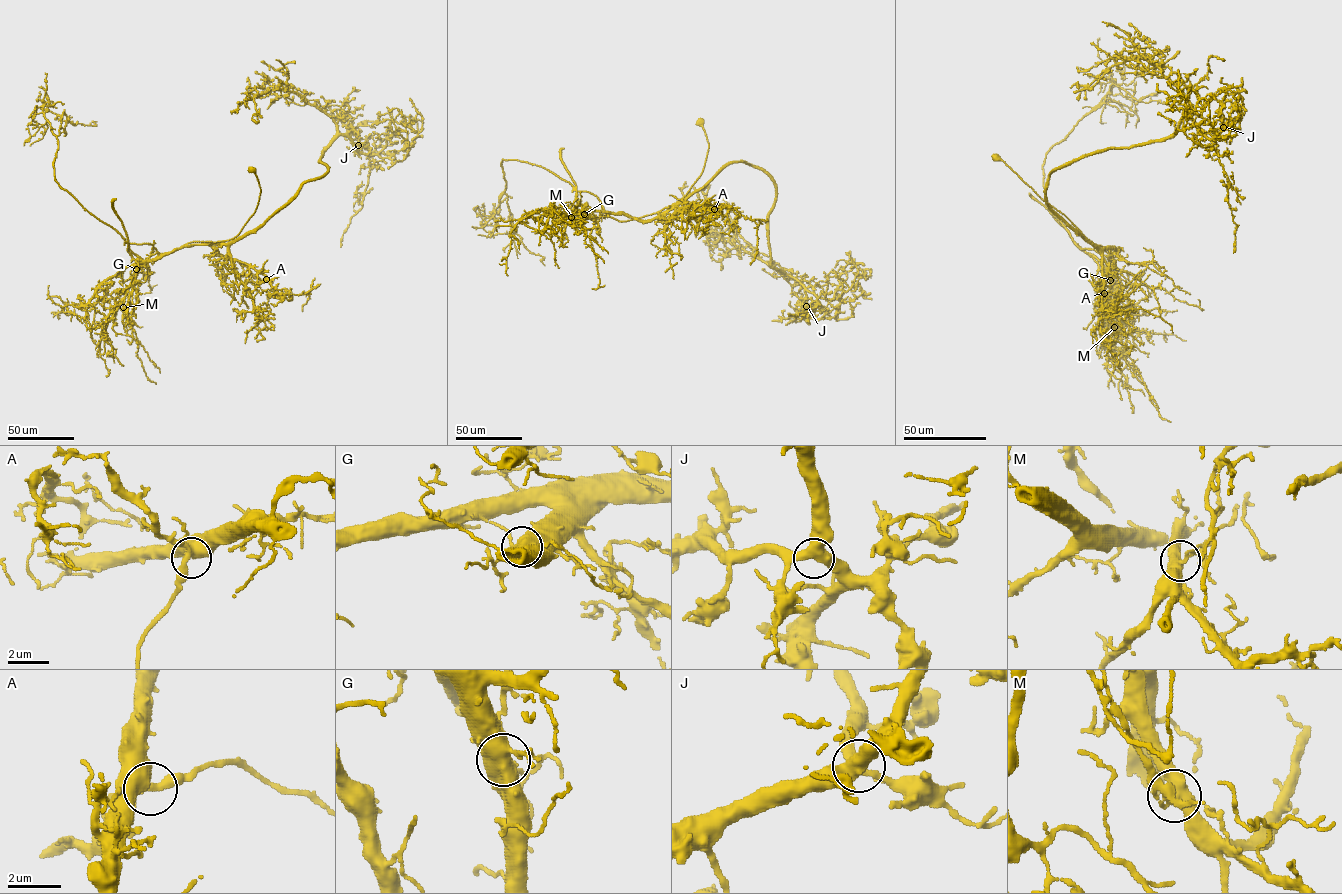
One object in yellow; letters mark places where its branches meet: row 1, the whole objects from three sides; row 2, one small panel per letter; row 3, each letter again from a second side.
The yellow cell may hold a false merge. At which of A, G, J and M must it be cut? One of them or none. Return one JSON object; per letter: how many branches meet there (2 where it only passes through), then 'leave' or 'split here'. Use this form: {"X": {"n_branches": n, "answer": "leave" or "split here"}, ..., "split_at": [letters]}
{"A": {"n_branches": 3, "answer": "leave"}, "G": {"n_branches": 3, "answer": "leave"}, "J": {"n_branches": 3, "answer": "leave"}, "M": {"n_branches": 3, "answer": "split here"}, "split_at": ["M"]}

